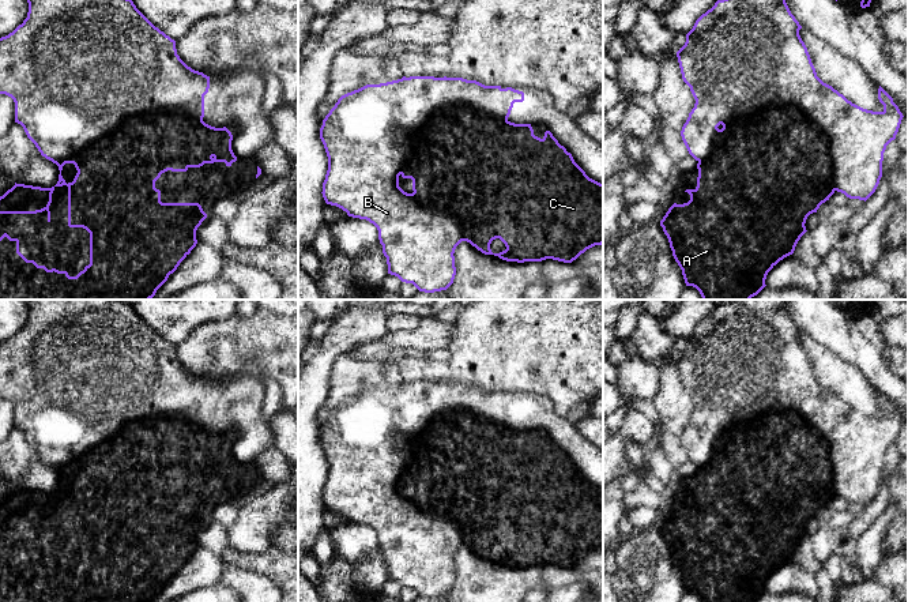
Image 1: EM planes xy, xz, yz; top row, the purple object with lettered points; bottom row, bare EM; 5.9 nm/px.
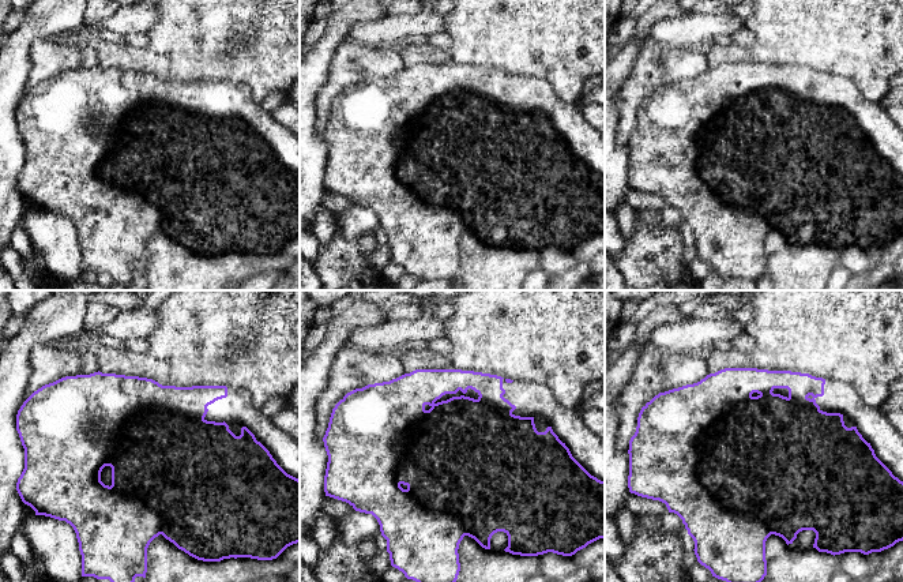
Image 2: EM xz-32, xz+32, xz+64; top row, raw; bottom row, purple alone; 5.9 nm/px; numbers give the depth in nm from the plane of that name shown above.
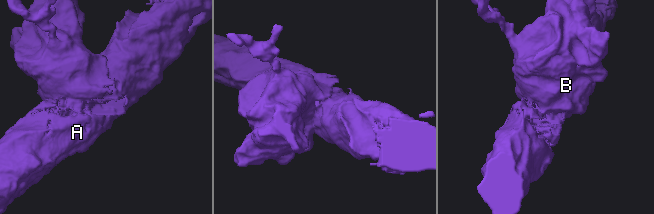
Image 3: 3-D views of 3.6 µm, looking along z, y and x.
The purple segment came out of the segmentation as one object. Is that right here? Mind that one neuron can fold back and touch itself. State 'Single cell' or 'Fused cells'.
Fused cells

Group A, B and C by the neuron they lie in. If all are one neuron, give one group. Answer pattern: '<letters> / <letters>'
A C / B

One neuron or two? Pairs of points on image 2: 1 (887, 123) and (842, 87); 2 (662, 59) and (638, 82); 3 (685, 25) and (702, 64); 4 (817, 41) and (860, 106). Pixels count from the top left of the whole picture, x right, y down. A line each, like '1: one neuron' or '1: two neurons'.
1: one neuron
2: one neuron
3: two neurons
4: two neurons

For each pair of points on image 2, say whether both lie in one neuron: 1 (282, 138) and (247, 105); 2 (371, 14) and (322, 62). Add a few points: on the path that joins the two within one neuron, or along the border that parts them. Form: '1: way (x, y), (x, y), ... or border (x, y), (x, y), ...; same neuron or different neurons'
1: way (273, 132), (255, 115); same neuron
2: way (356, 14), (326, 47); same neuron

